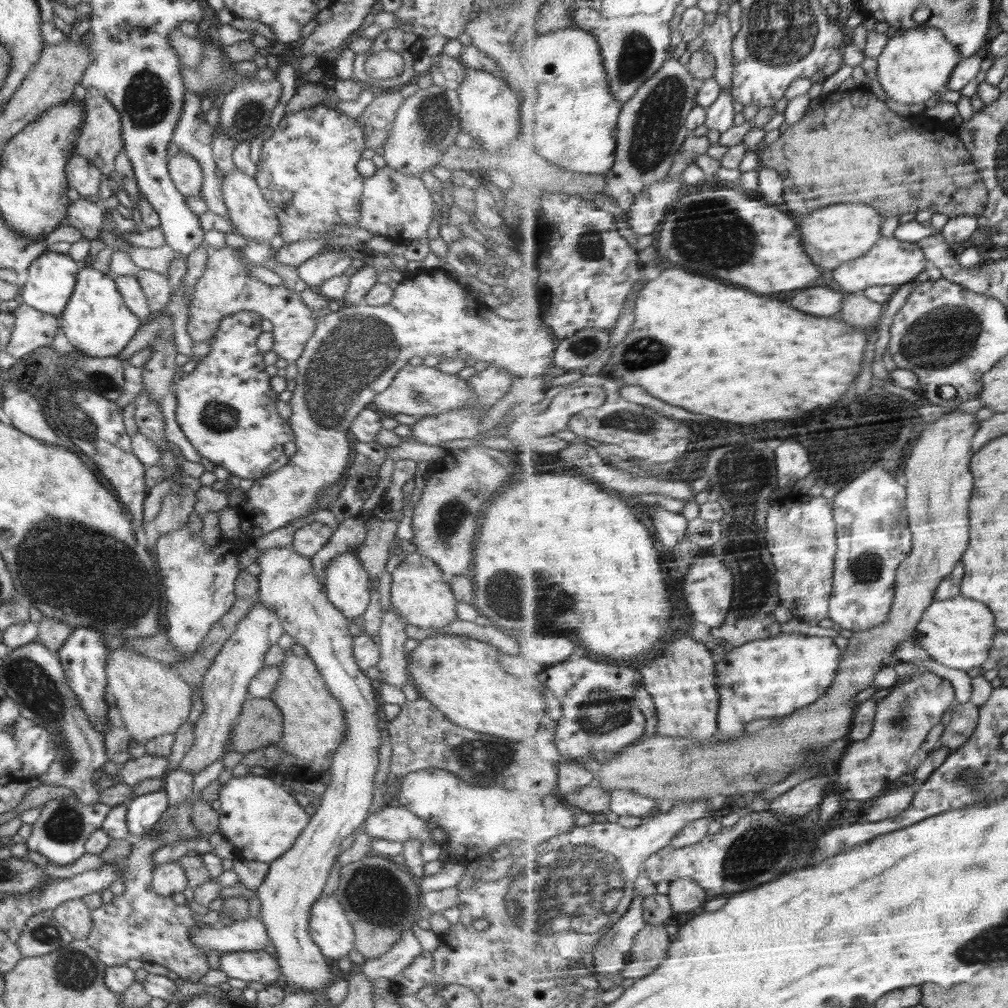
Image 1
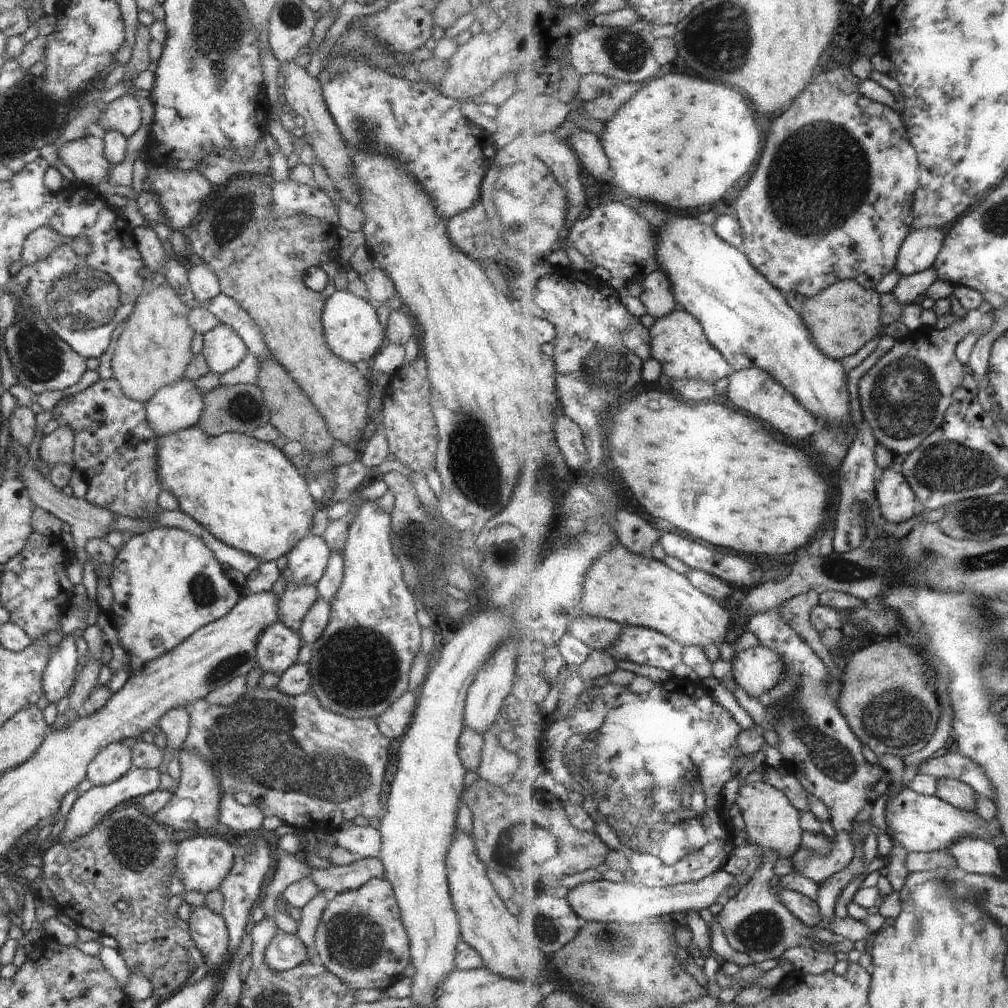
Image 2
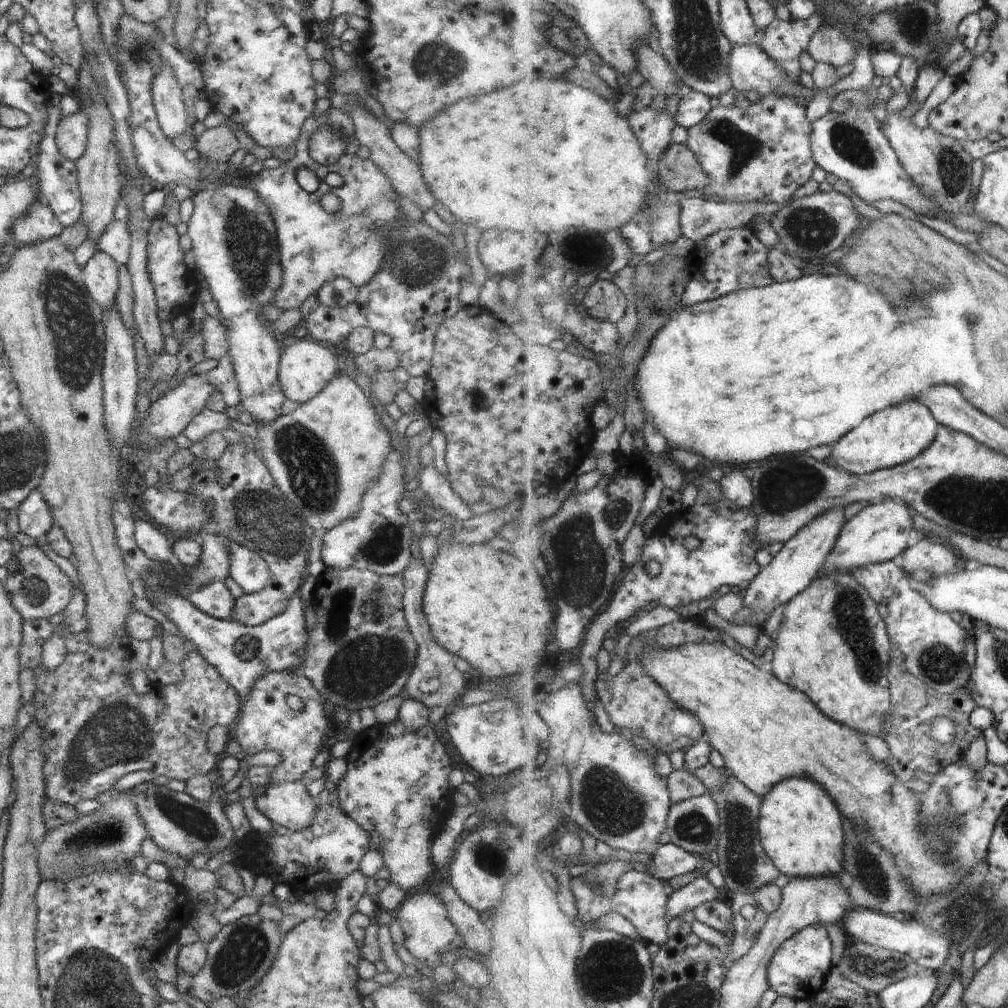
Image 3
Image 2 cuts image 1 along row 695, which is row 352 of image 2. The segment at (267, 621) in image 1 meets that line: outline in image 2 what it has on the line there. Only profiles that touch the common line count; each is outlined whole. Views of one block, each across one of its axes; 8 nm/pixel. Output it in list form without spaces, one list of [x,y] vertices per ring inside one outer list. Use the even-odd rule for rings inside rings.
[[[224,323],[218,324],[203,337],[201,355],[206,359],[211,372],[226,374],[249,355],[244,340],[238,336],[237,332],[234,332],[233,328]]]

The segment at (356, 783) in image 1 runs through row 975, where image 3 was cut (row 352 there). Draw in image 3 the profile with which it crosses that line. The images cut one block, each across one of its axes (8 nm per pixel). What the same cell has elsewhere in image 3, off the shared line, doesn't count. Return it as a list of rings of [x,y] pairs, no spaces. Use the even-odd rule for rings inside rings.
[[[300,339],[296,344],[288,346],[279,360],[278,378],[280,388],[285,398],[290,398],[298,404],[304,404],[318,396],[326,384],[340,371],[344,370],[340,359],[334,357],[334,353],[324,348],[323,344],[312,339]]]

